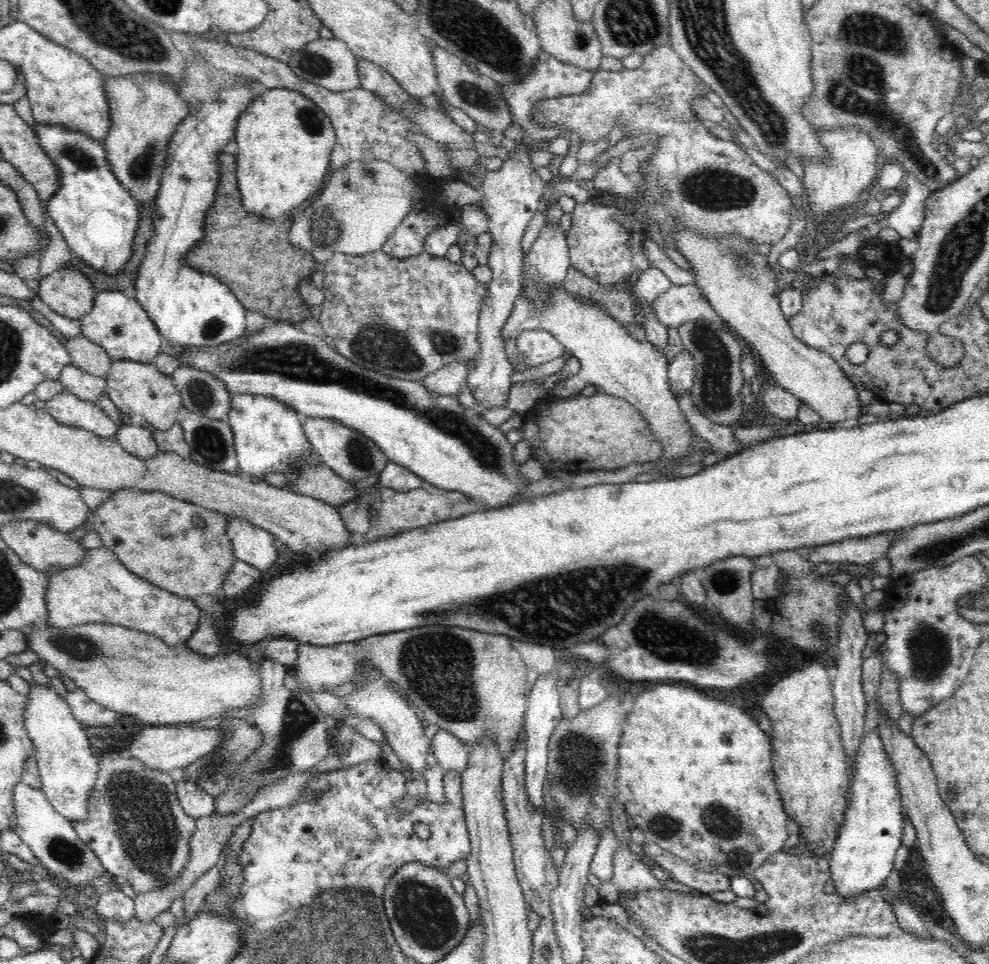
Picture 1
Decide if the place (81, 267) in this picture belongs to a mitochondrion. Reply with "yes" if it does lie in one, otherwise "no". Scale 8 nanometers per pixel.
no

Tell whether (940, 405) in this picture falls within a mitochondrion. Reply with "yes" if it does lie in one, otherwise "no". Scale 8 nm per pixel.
no

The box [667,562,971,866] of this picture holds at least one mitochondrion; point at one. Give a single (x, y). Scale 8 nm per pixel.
(929, 648)

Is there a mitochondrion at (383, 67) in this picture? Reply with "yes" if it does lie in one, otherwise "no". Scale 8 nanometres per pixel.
no

